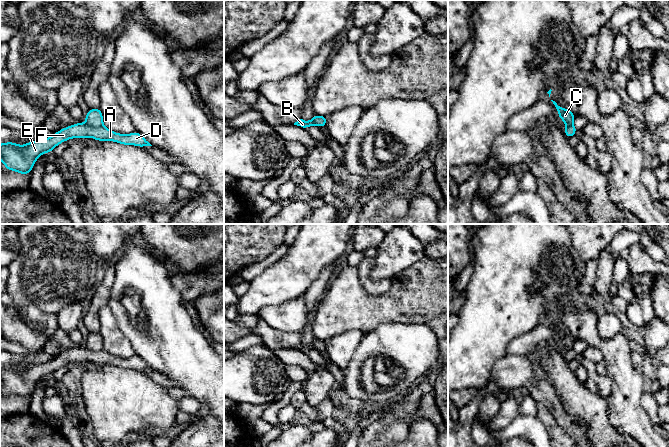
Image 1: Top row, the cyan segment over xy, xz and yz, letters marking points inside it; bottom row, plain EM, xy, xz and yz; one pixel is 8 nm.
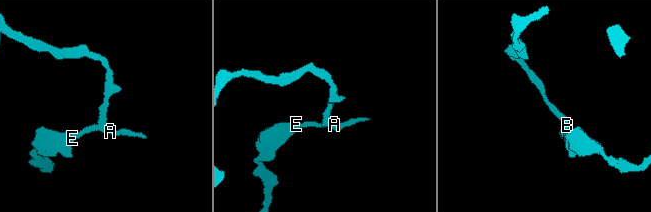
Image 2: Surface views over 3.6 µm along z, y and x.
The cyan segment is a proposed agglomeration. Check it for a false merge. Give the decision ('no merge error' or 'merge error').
merge error

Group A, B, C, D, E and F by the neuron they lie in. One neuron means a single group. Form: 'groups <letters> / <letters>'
groups A B D E F / C

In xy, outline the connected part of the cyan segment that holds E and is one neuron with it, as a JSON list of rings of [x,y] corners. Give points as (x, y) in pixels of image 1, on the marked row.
[[[80,122],[65,127],[47,139],[30,141],[21,146],[14,142],[0,144],[0,160],[7,170],[16,171],[20,174],[30,175],[38,157],[51,151],[60,143],[72,138],[91,137],[97,141],[113,141],[123,145],[135,145],[139,147],[152,146],[140,133],[134,131],[124,135],[113,132],[106,128],[92,127]]]

